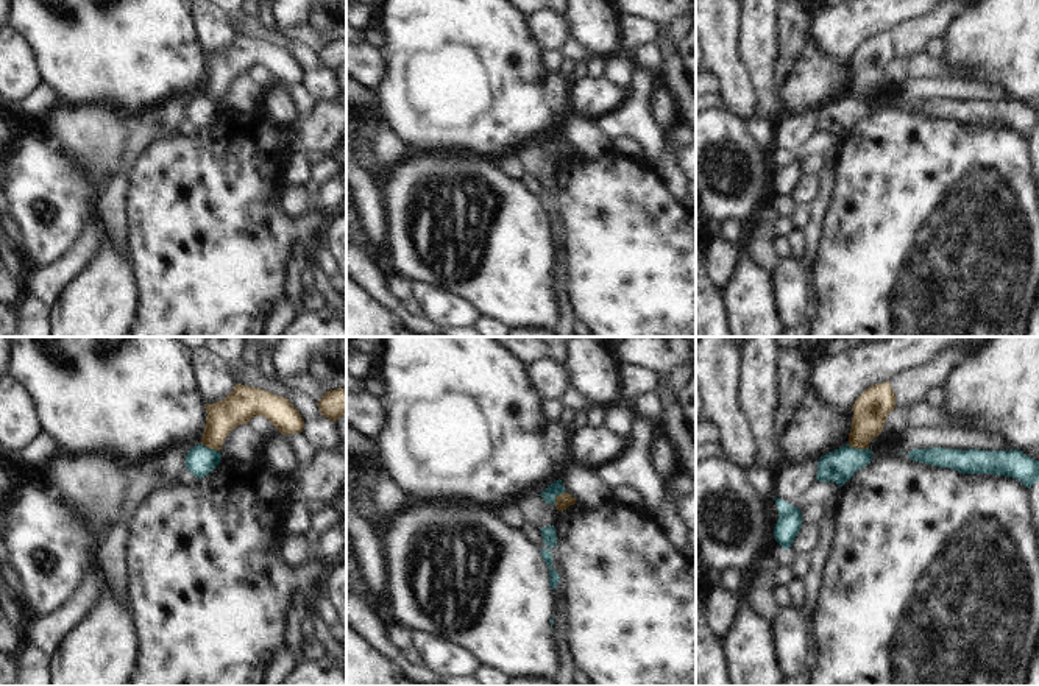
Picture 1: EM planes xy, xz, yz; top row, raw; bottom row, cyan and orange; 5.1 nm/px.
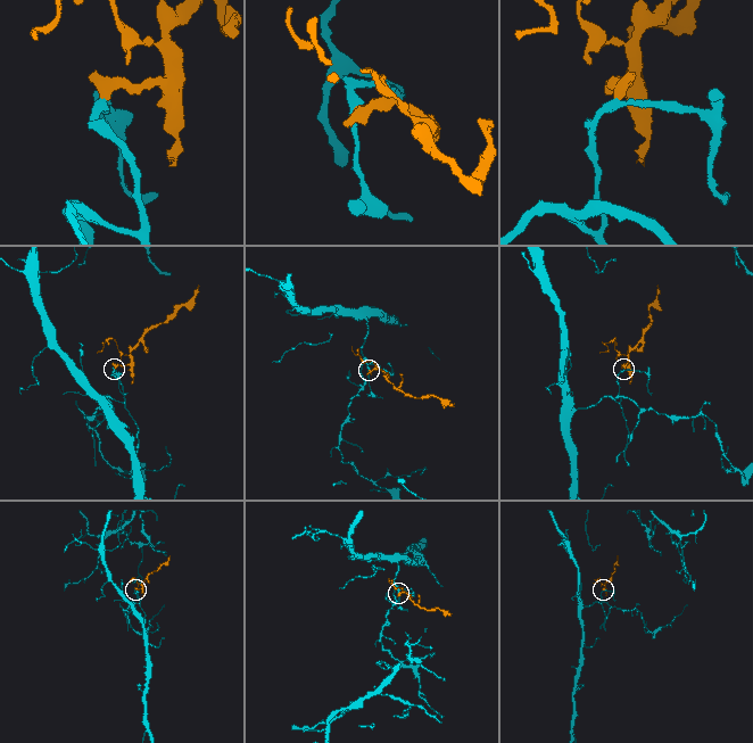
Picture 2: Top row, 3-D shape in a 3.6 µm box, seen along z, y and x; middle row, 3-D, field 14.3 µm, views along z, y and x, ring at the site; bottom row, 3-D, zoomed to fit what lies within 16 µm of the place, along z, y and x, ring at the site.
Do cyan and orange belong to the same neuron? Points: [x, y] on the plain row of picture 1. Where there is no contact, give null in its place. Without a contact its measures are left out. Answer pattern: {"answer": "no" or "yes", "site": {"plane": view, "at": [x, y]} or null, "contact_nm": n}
{"answer": "no", "site": {"plane": "yz", "at": [858, 100]}, "contact_nm": 110}

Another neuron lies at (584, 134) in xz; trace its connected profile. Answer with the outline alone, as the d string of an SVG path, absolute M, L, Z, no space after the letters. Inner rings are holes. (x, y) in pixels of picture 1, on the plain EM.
M568 111L560 131L583 161L594 161L613 150L613 142L601 131L594 118Z

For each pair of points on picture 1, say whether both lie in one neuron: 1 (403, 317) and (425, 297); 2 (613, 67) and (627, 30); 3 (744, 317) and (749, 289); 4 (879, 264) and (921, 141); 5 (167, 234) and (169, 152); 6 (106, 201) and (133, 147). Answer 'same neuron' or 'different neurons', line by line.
1: different neurons
2: same neuron
3: same neuron
4: same neuron
5: same neuron
6: same neuron

